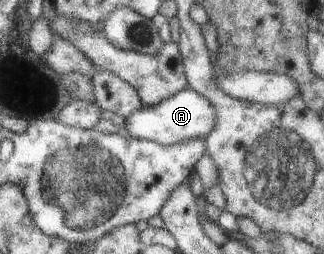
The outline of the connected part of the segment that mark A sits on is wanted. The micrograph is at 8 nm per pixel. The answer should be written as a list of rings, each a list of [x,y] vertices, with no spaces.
[[[184,88],[176,94],[150,106],[141,106],[124,117],[124,134],[135,139],[151,141],[156,145],[177,145],[205,136],[214,128],[214,109],[206,99],[193,90]]]

